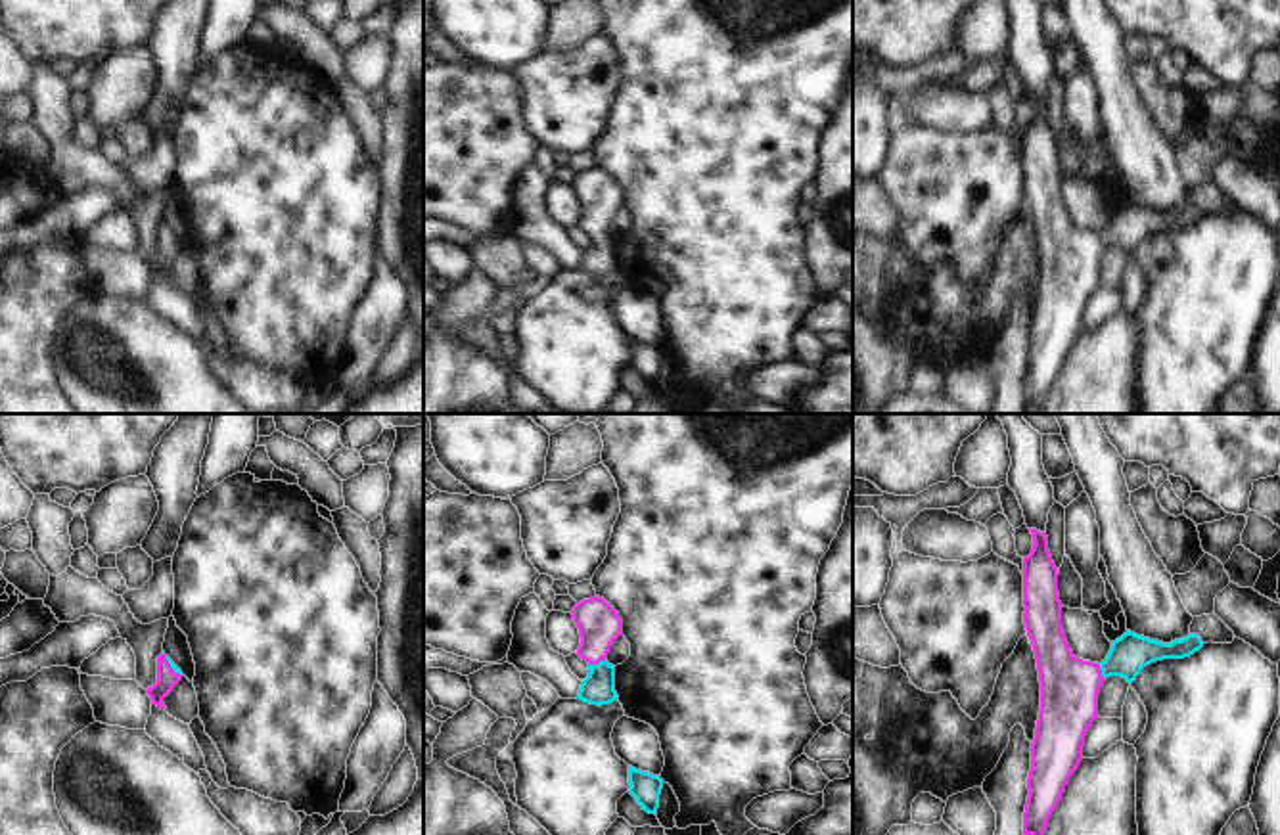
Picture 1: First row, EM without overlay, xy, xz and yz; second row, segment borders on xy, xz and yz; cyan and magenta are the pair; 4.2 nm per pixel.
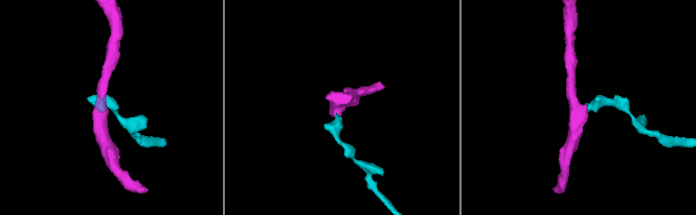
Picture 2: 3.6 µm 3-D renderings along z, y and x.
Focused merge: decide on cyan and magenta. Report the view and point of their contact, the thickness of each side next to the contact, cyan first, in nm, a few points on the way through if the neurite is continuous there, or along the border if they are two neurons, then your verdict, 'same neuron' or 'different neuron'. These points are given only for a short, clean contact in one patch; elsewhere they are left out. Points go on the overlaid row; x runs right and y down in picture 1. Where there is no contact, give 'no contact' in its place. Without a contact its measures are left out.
meets cyan in xz at (598, 663); 140 nm thick on the cyan side, 180 nm on the other; runs through xz (598, 688), (598, 663), (598, 623); same neuron

